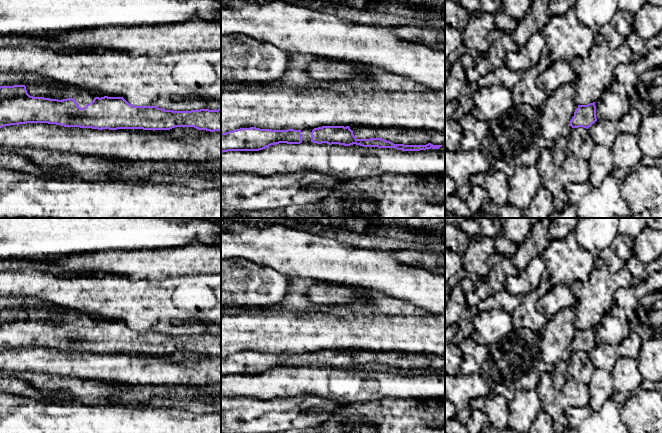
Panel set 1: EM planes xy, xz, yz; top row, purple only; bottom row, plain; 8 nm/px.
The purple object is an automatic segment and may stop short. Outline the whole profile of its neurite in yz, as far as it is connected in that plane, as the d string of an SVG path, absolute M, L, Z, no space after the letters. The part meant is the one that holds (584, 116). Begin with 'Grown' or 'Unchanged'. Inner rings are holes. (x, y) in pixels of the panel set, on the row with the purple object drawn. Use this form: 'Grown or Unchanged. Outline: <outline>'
Unchanged. Outline: M595 102L587 105L578 105L574 112L574 116L570 120L572 128L583 127L588 129L597 121Z

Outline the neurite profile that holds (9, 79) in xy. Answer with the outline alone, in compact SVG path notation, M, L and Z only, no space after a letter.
M0 73L0 86L13 85L45 85L49 87L64 88L65 84L53 81L51 78L43 78L36 74Z

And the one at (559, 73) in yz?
M561 59L553 62L536 78L536 86L549 94L563 85L575 83L576 79L577 74L571 63Z

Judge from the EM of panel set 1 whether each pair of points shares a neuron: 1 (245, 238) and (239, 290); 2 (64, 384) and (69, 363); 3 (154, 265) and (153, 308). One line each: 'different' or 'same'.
1: different
2: different
3: different

